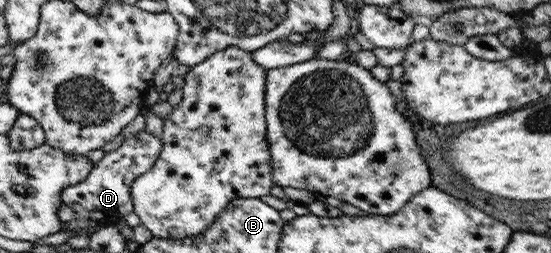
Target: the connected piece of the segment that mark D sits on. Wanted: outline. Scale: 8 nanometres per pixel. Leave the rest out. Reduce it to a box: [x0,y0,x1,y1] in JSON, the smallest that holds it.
[60,129,161,224]

